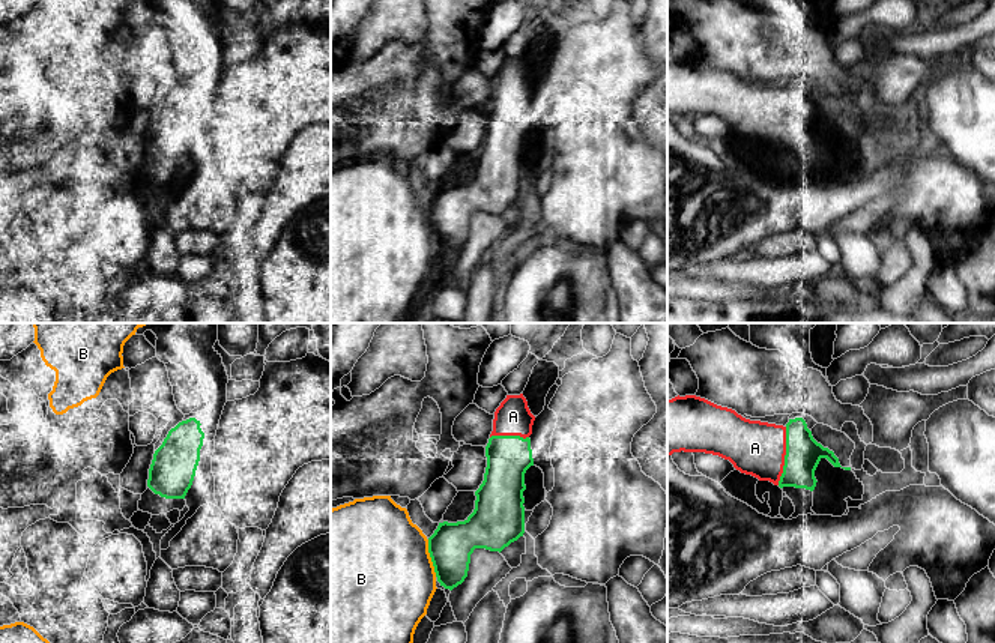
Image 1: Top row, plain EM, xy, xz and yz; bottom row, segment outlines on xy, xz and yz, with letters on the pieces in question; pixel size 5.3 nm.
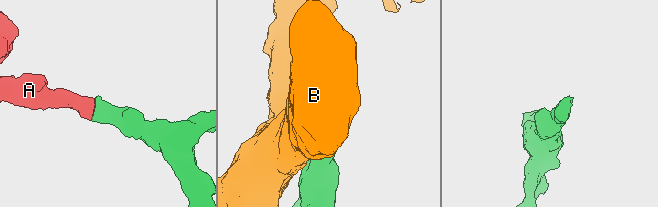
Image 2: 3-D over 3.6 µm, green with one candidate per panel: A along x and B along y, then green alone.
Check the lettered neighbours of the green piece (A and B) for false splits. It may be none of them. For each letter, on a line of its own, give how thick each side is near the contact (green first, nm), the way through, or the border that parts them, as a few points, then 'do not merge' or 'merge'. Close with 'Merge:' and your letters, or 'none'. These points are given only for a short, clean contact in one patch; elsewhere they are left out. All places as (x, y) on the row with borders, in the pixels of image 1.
A: calibres 190 and 300 nm; merge
B: calibres 240 and 500 nm; border xz (427, 540), (427, 552), (436, 576); do not merge
Merge: A

